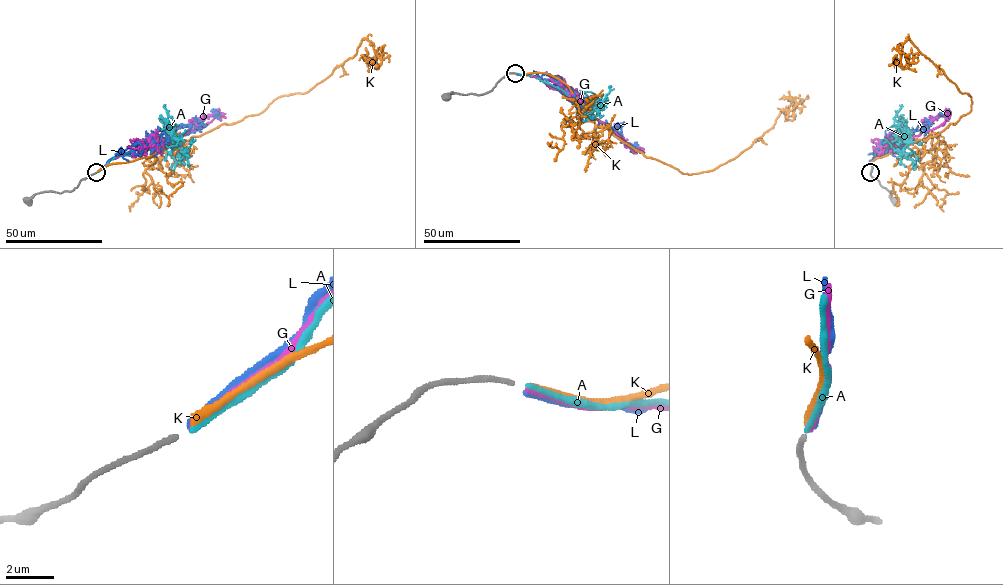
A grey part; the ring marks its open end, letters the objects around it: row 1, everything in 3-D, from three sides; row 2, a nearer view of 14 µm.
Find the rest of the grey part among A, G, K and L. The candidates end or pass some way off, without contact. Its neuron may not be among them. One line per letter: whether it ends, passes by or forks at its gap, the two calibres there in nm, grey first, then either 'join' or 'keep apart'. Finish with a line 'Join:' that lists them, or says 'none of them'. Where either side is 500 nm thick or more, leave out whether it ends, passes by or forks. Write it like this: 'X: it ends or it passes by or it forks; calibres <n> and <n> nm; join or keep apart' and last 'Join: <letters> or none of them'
A: it ends; calibres 240 and 220 nm; join
G: it ends; calibres 240 and 280 nm; keep apart
K: it ends; calibres 240 and 260 nm; keep apart
L: it ends; calibres 240 and 260 nm; keep apart
Join: A

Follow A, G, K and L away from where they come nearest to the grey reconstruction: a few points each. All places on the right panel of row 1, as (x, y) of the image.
A: (870, 172), (877, 155), (882, 156), (909, 138), (909, 142), (902, 153), (887, 142), (883, 143)
G: (871, 172), (876, 155), (924, 130), (940, 126), (949, 114), (928, 120), (923, 128)
K: (870, 171), (875, 159), (936, 136), (971, 110), (971, 97), (907, 39), (901, 59), (904, 69), (905, 60)
L: (871, 171), (873, 154), (889, 141), (916, 130), (919, 125), (942, 115), (948, 116)

